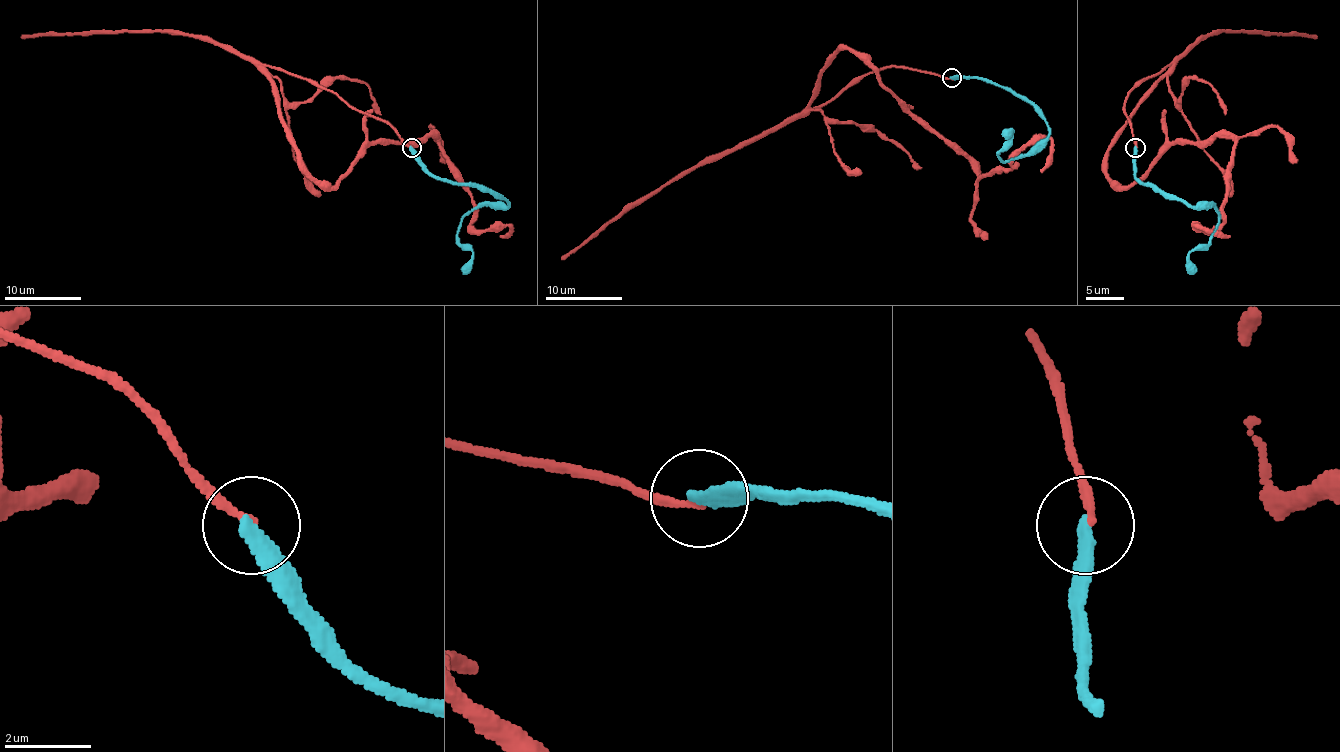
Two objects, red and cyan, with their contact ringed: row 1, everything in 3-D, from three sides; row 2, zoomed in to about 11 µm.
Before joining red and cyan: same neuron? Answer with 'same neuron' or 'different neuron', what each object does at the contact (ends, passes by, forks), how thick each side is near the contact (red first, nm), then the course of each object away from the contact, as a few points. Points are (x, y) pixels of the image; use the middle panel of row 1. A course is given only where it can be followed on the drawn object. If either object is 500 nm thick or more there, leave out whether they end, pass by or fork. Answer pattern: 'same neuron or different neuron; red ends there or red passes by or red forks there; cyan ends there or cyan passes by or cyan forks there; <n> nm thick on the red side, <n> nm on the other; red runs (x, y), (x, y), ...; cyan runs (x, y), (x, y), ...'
different neuron; red ends there; cyan ends there; 170 nm thick on the red side, 360 nm on the other; red runs (951, 78), (882, 67), (806, 110), (819, 72), (852, 49), (980, 177), (1047, 137), (1041, 172); cyan runs (951, 78), (999, 84), (1026, 99), (1049, 131), (1028, 154), (1003, 162), (997, 152), (1012, 131), (1005, 135)

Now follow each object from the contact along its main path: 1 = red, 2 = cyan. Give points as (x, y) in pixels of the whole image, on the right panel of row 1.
1: (1135, 148), (1124, 100), (1166, 66), (1107, 175), (1229, 137), (1223, 219), (1195, 226), (1229, 236)
2: (1135, 148), (1135, 173), (1141, 183), (1193, 207), (1212, 205), (1220, 219), (1210, 240), (1189, 253), (1193, 274)

